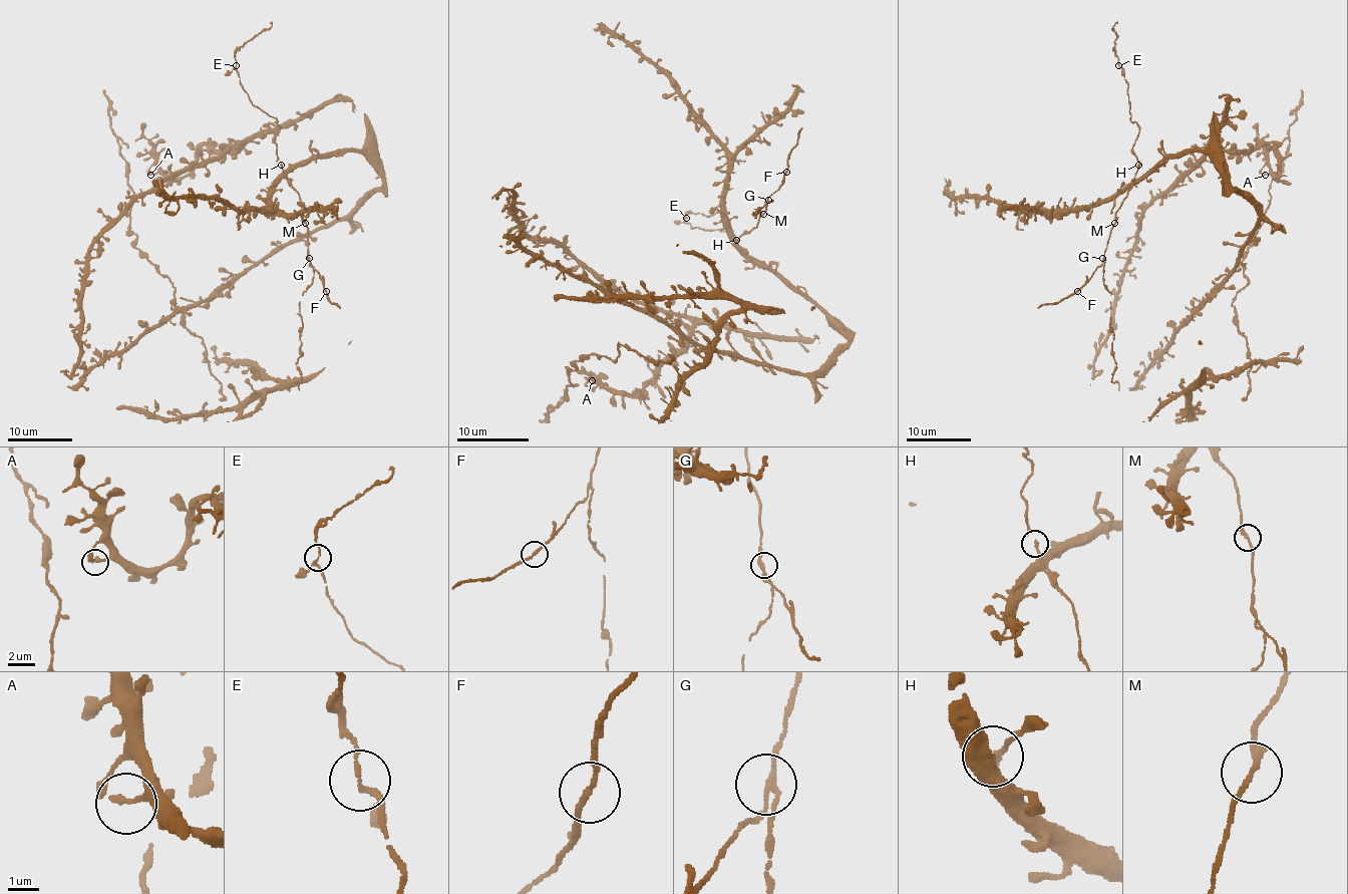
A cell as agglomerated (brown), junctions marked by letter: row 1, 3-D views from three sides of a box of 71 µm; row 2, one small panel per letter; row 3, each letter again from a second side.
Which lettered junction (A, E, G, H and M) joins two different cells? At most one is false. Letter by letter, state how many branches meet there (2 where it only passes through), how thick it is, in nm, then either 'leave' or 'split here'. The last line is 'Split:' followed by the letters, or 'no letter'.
A: 3 | 140 nm | leave
E: 3 | 130 nm | leave
G: 3 | 160 nm | split here
H: 3 | 130 nm | leave
M: 2 | 200 nm | leave
Split: G

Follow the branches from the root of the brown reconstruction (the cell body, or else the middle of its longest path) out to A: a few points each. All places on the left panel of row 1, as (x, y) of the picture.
A: (198, 148), (195, 167), (184, 176), (165, 178), (158, 173), (150, 175)

